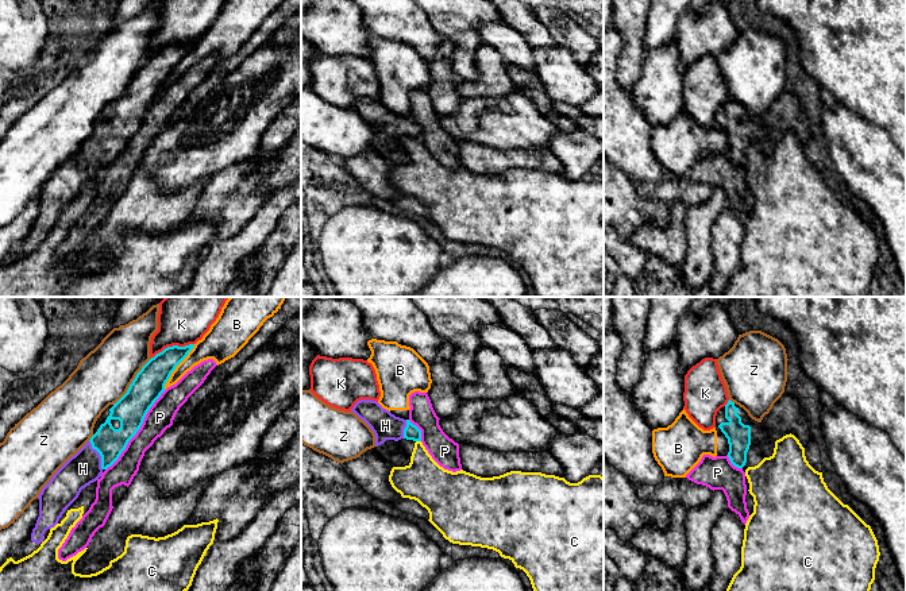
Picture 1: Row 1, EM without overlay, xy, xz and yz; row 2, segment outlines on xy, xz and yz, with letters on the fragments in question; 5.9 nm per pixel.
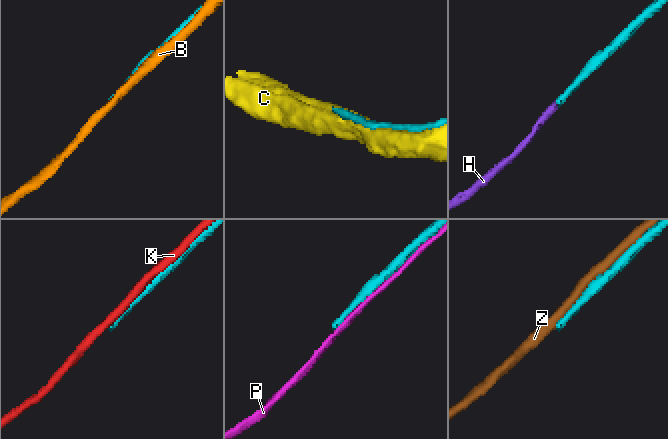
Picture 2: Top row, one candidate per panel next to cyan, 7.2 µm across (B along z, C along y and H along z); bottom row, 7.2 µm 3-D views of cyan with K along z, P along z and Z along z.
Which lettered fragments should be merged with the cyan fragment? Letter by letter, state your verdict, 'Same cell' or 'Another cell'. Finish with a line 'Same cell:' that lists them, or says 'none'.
B: Another cell
C: Another cell
H: Same cell
K: Another cell
P: Another cell
Z: Another cell
Same cell: H

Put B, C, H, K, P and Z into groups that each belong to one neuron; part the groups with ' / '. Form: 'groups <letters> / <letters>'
groups B / C / H / K / P / Z

